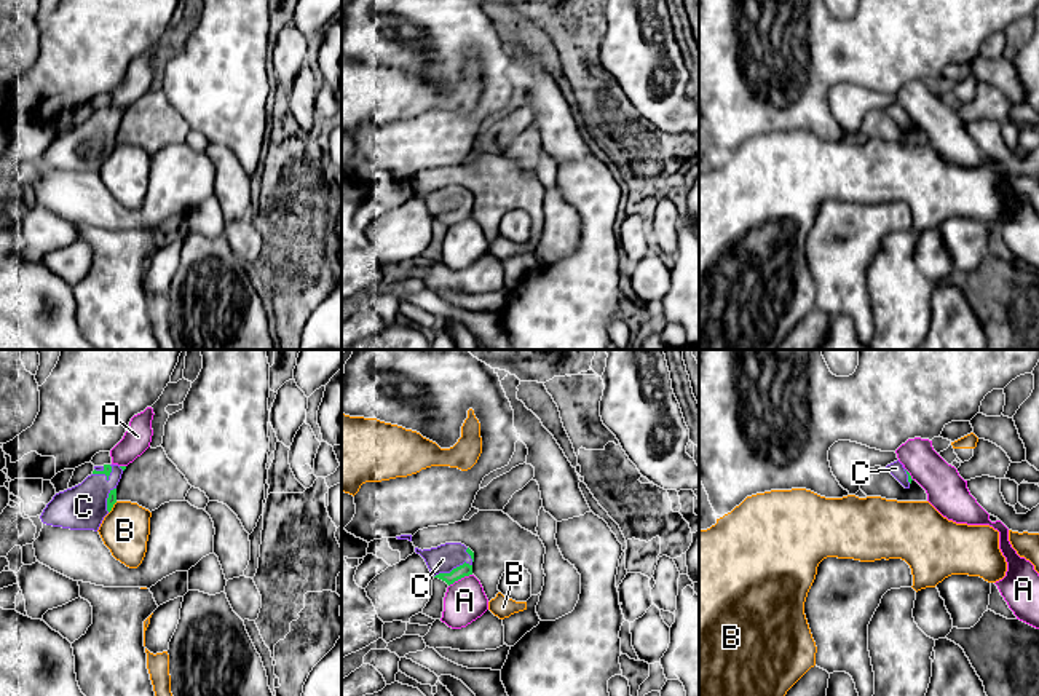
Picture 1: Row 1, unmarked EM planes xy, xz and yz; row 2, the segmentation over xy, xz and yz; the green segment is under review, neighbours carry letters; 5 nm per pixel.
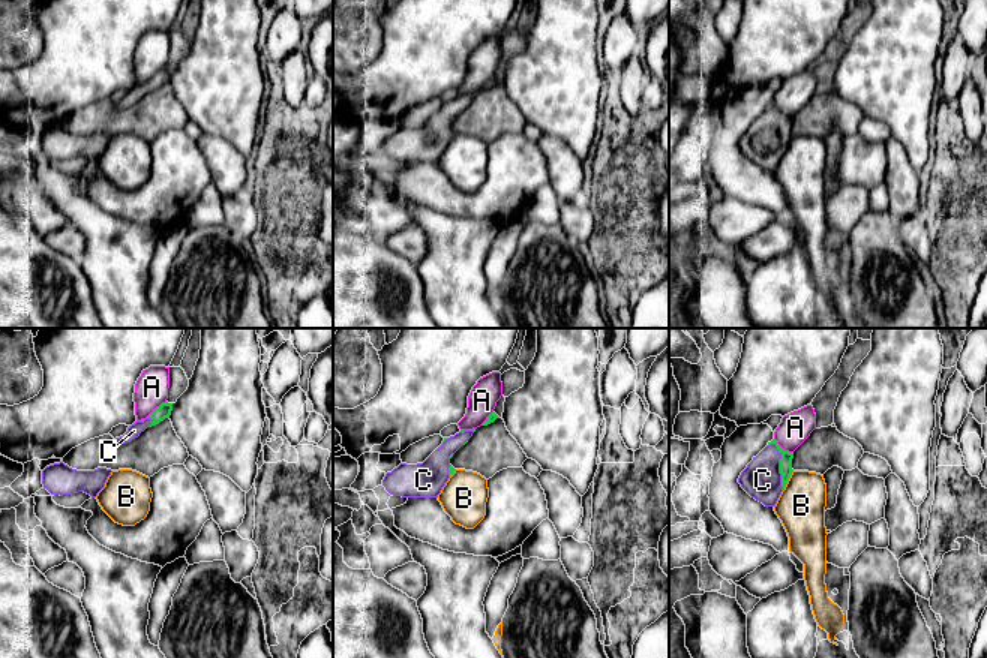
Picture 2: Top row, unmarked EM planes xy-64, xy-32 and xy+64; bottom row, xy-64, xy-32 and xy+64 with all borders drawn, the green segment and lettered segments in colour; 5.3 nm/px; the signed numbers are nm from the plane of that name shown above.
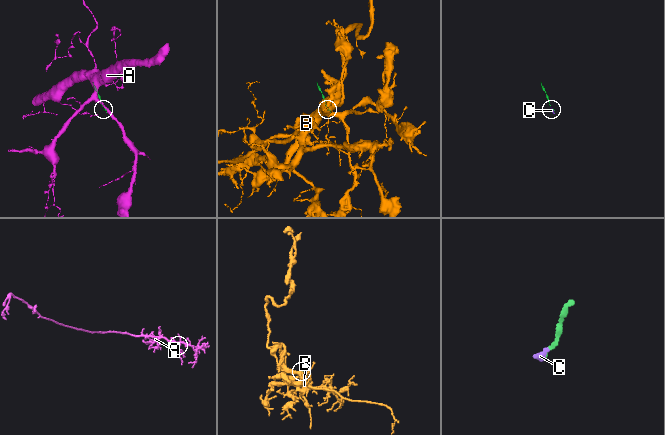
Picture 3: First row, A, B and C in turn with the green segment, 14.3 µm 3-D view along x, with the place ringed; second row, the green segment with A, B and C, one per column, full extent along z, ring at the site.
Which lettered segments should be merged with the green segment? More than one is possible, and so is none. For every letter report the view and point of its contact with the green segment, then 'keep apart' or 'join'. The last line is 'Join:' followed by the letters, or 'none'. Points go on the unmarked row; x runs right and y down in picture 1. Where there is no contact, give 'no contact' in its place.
A: contact xz (460, 221); keep apart
B: contact xy (112, 149); keep apart
C: contact xz (454, 211); join
Join: C

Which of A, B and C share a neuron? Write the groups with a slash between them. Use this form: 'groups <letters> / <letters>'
groups A / B / C

